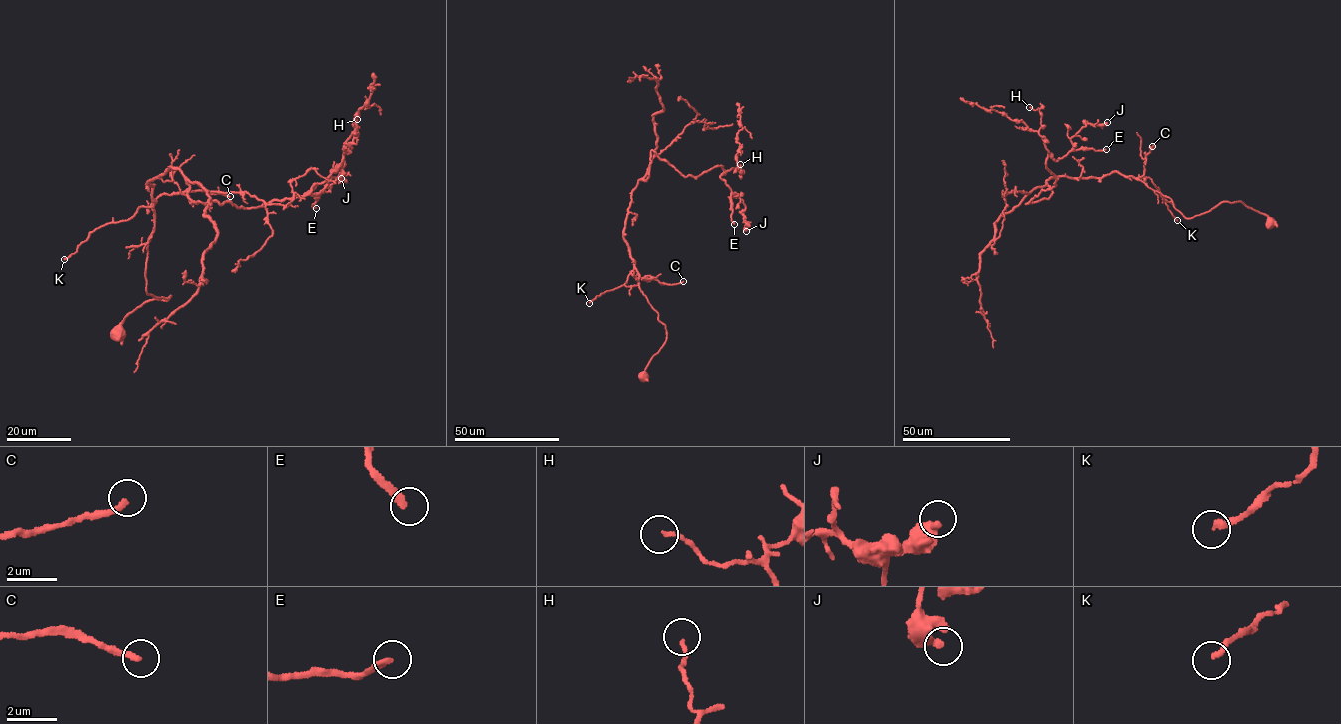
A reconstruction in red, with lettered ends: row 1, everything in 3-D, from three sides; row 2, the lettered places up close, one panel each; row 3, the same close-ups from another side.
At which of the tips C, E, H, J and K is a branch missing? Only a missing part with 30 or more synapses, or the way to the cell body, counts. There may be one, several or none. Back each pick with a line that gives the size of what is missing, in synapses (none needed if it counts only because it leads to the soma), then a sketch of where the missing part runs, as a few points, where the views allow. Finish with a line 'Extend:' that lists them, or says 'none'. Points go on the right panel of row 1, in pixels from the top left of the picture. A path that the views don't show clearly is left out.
E: 90 synapses; course (1106, 149), (1120, 146), (1131, 149), (1132, 141), (1124, 126)
Extend: E

